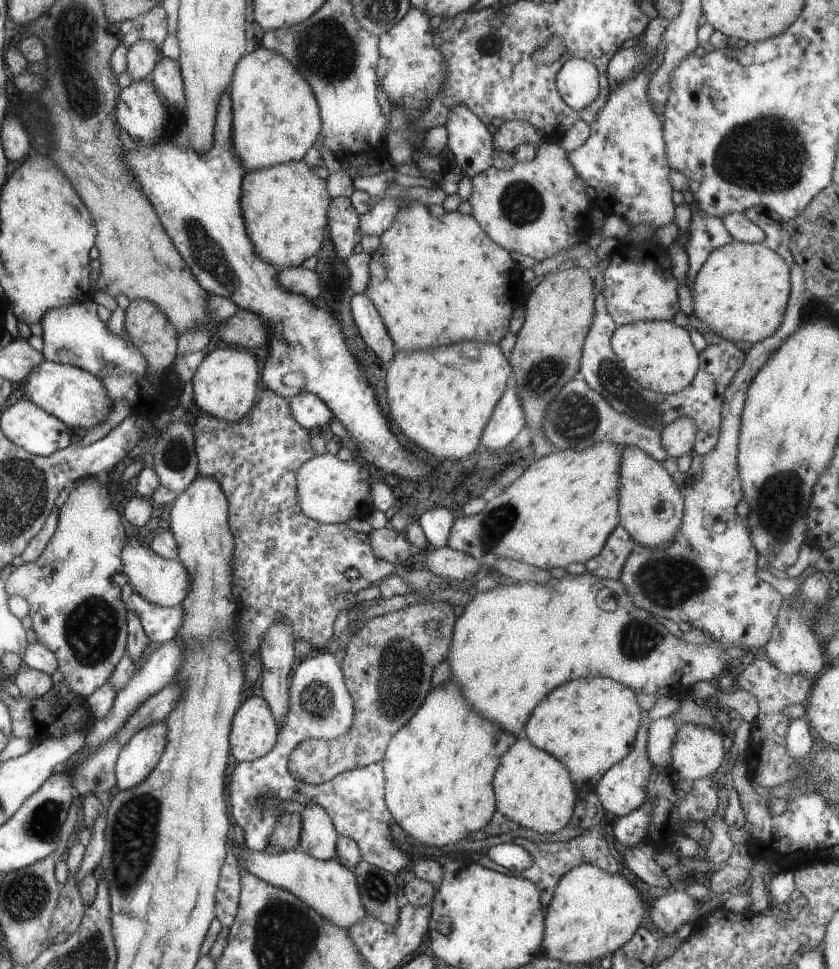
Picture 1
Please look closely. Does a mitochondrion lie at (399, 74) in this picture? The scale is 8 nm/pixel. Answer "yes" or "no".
no

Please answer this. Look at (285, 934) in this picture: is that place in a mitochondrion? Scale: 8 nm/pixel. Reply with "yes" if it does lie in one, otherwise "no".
yes

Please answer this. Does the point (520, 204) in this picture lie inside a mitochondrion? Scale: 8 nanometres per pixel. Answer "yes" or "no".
yes

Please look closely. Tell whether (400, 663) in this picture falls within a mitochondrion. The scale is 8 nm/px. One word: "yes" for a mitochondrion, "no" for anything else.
yes

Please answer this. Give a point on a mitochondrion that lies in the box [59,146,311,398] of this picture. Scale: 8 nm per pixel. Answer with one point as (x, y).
(208, 254)

